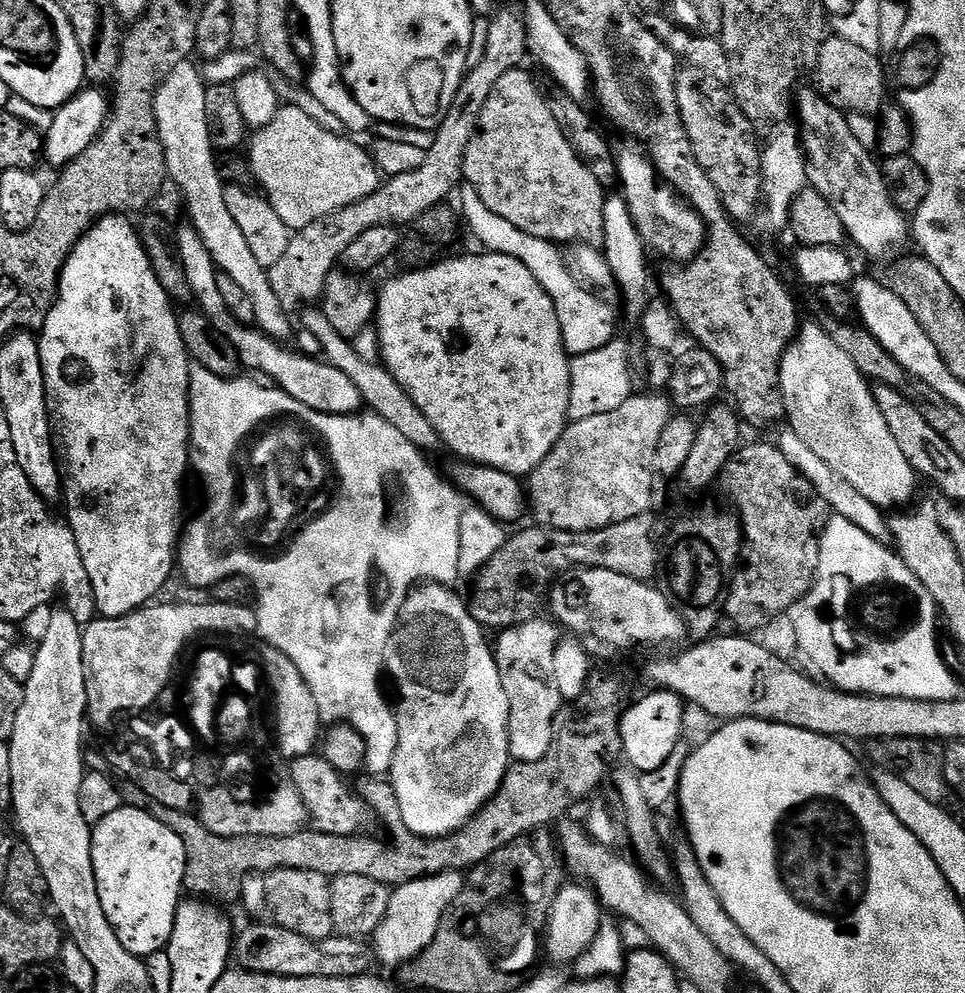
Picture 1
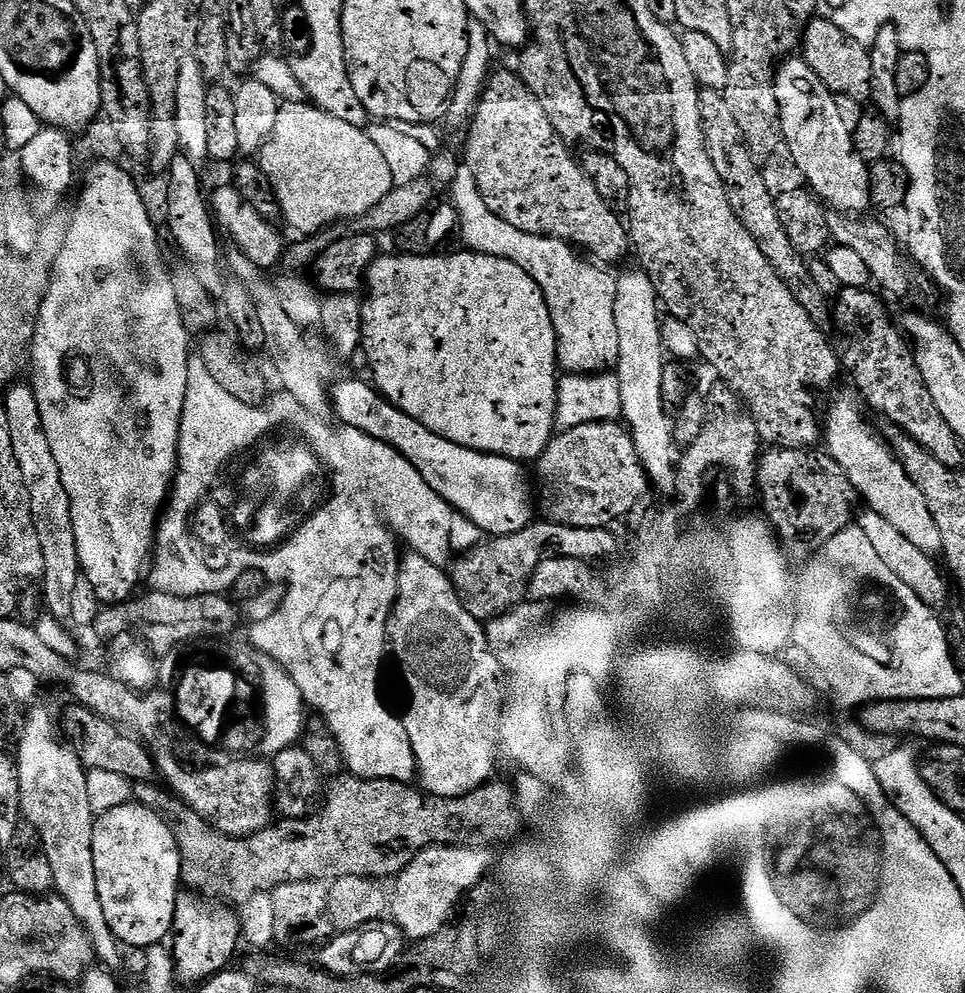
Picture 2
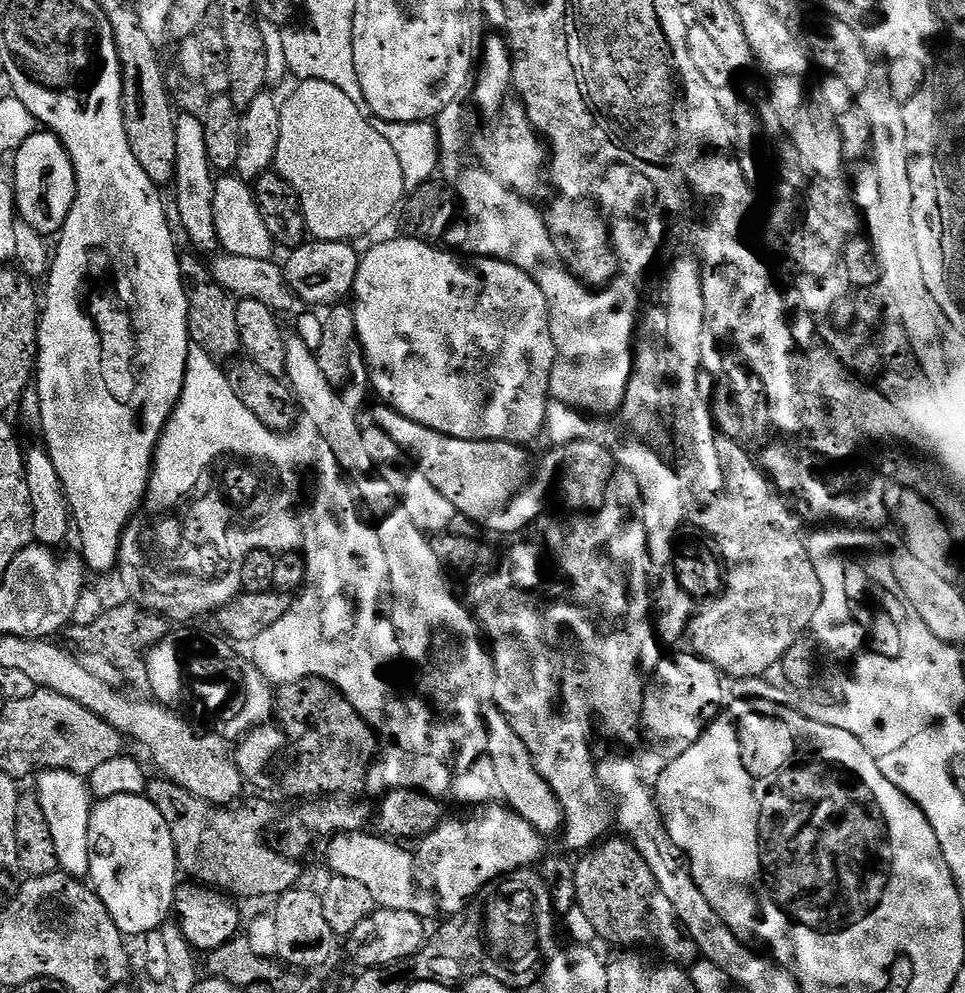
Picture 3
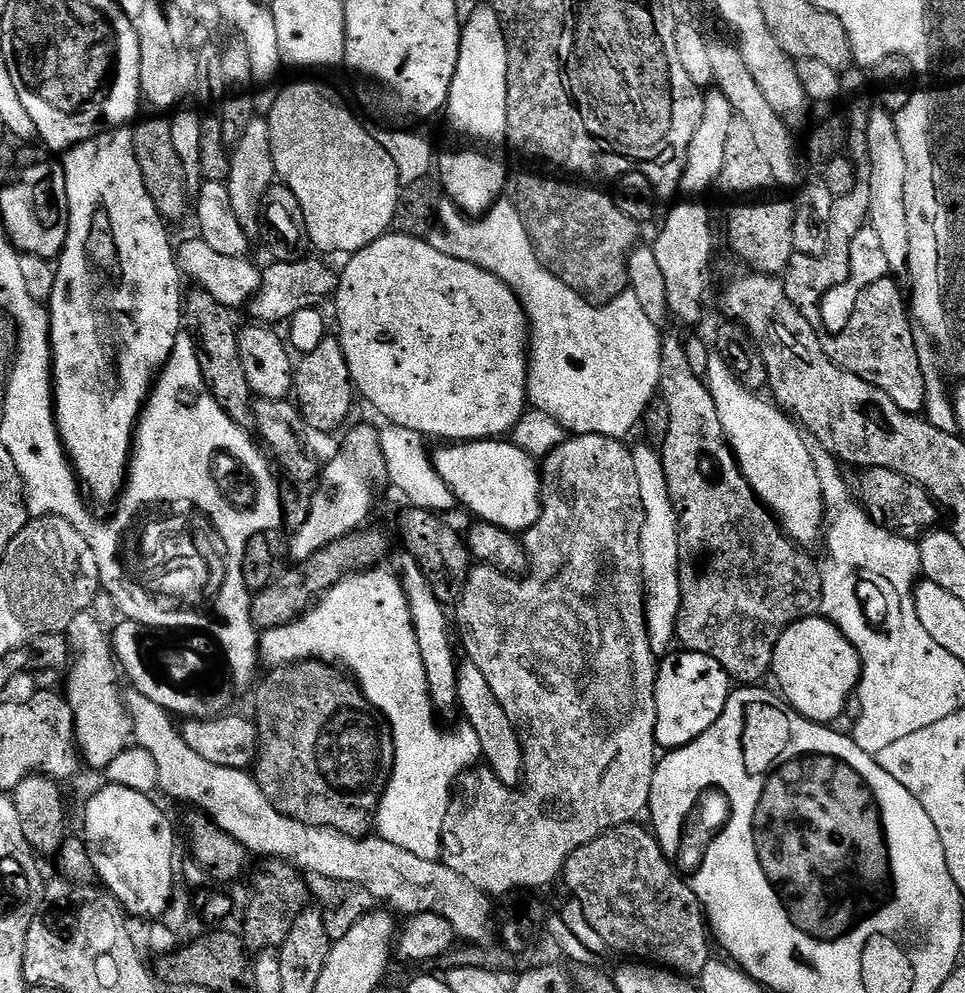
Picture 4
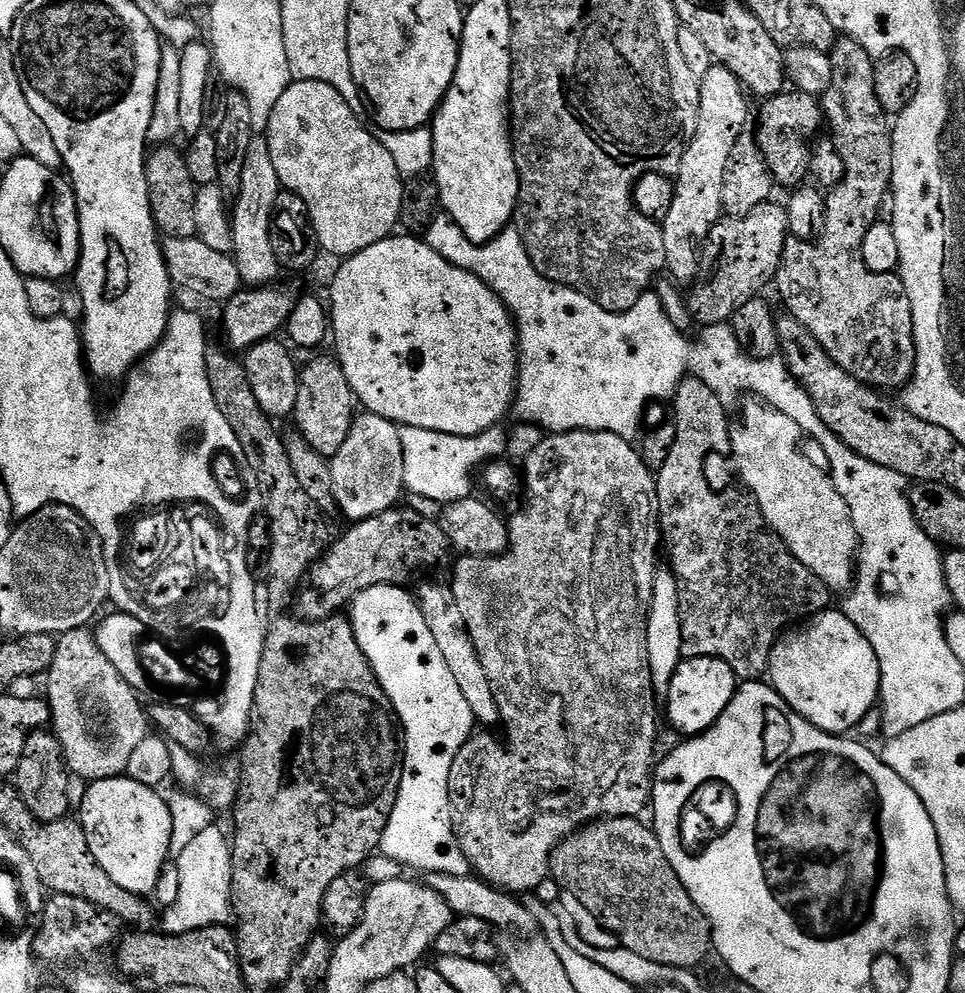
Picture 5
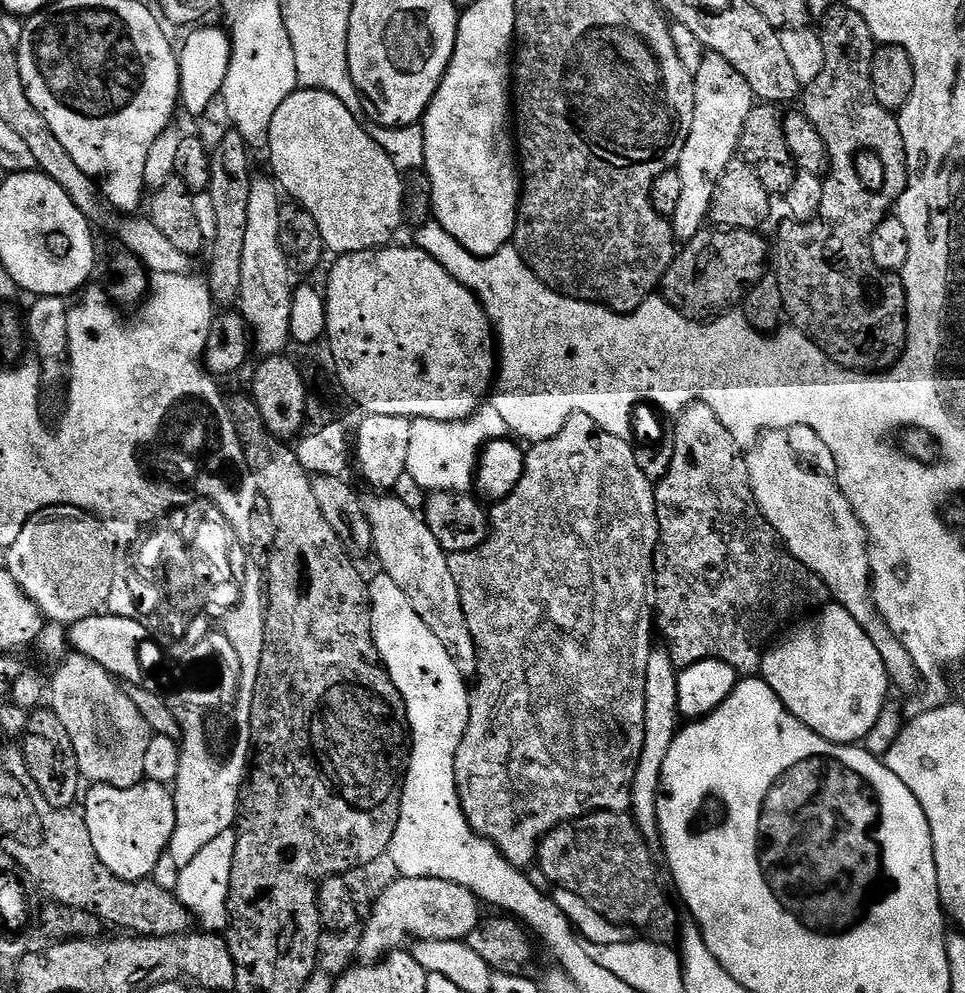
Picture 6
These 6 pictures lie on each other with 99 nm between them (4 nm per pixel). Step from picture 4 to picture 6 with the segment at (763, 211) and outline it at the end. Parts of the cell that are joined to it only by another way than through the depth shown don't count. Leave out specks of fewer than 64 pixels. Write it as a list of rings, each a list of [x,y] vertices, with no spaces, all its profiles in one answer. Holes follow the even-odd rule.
[[[706,226],[694,238],[690,238],[677,251],[670,270],[666,270],[662,295],[664,301],[678,314],[682,314],[688,320],[707,322],[715,317],[725,315],[729,310],[743,301],[745,294],[750,291],[766,274],[770,264],[770,244],[760,237],[761,233],[746,228],[722,228],[719,226]]]

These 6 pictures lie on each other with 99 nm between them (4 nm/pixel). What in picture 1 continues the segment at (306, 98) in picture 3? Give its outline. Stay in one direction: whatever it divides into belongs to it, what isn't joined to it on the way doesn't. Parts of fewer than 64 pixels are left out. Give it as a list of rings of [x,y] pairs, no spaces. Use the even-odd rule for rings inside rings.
[[[287,106],[274,114],[274,122],[251,133],[246,159],[255,183],[260,183],[259,191],[290,230],[310,226],[310,222],[318,222],[334,210],[373,196],[380,187],[382,173],[369,149],[350,139],[322,130],[301,110]]]

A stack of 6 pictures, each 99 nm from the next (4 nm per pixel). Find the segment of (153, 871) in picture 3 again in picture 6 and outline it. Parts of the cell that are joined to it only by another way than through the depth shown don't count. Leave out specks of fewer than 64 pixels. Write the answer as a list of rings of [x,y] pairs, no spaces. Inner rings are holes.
[[[147,782],[130,789],[116,789],[104,784],[92,784],[88,789],[82,800],[82,815],[86,830],[90,830],[90,842],[94,842],[98,858],[102,858],[102,866],[114,870],[114,874],[123,880],[149,879],[159,858],[167,853],[174,834],[173,793],[163,784]]]

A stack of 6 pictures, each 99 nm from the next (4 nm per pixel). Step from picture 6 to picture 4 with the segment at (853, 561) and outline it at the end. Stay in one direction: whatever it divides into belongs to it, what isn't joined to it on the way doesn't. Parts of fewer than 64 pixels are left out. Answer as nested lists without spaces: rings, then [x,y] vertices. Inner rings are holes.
[[[718,350],[711,351],[704,378],[714,398],[724,436],[748,484],[792,540],[801,546],[812,546],[823,535],[826,509],[821,479],[805,433],[782,408],[745,387],[734,375],[727,357]]]

